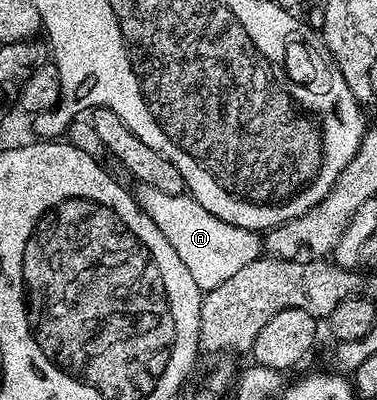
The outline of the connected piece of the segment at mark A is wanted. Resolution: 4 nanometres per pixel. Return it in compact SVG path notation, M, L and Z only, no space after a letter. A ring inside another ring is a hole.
M138 183L135 188L137 203L141 205L151 222L159 226L159 231L167 242L175 249L175 254L183 258L183 266L187 266L191 278L200 286L202 293L207 293L215 286L227 282L237 271L243 270L247 262L257 259L263 252L263 240L258 233L231 226L231 222L223 222L223 218L215 218L203 206L199 206L196 198L188 194L163 194L163 190L155 190L155 186Z

